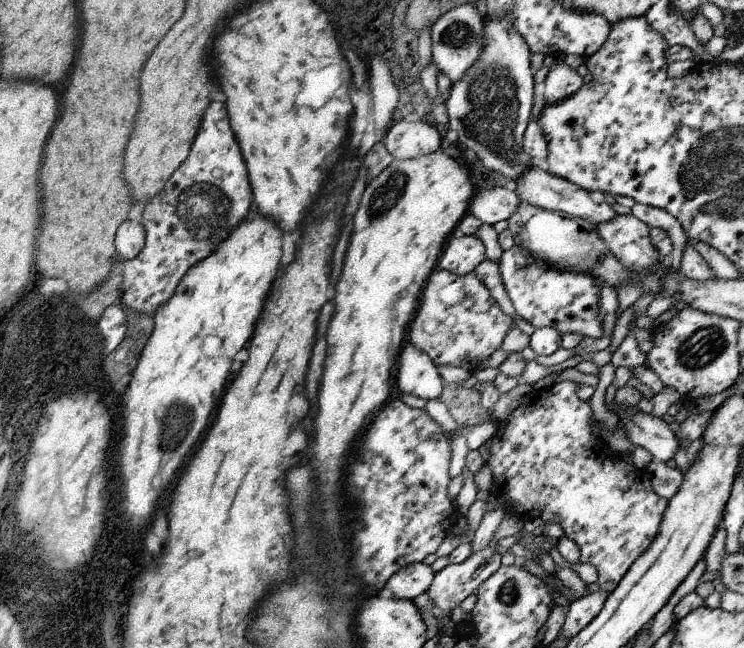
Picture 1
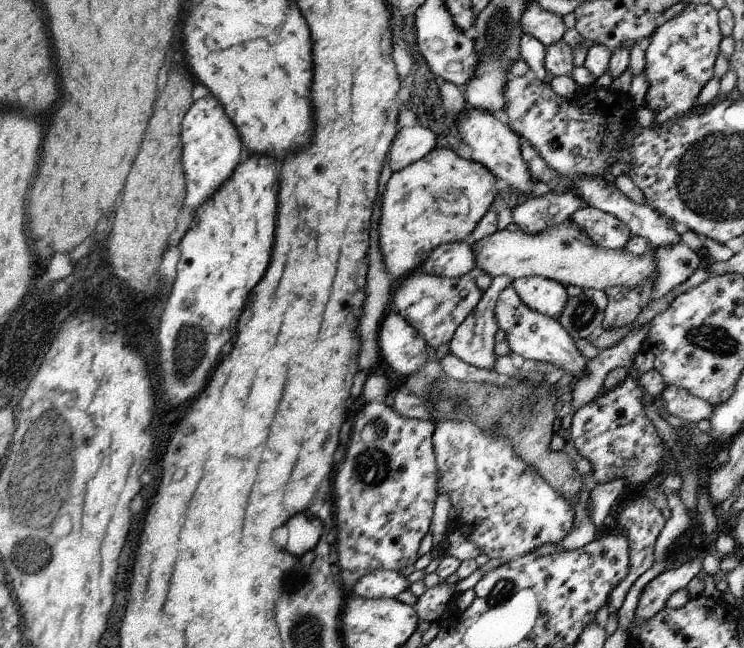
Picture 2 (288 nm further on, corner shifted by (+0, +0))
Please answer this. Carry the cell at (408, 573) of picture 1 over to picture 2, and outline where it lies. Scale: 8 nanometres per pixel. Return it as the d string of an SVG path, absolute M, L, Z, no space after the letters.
M377 570L363 576L351 590L357 598L395 600L395 596L407 588L409 588L409 582L405 582L405 576L397 574L395 570Z

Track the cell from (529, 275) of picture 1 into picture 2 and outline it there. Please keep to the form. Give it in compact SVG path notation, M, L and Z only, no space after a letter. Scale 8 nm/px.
M541 276L517 278L511 286L515 288L517 296L521 298L525 306L551 318L557 318L569 300L563 284L559 284L557 280L541 278Z

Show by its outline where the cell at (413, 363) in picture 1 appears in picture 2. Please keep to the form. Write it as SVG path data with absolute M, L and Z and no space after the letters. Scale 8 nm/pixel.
M393 310L391 314L387 312L379 326L377 346L383 360L405 378L417 374L427 362L427 342L423 334Z

